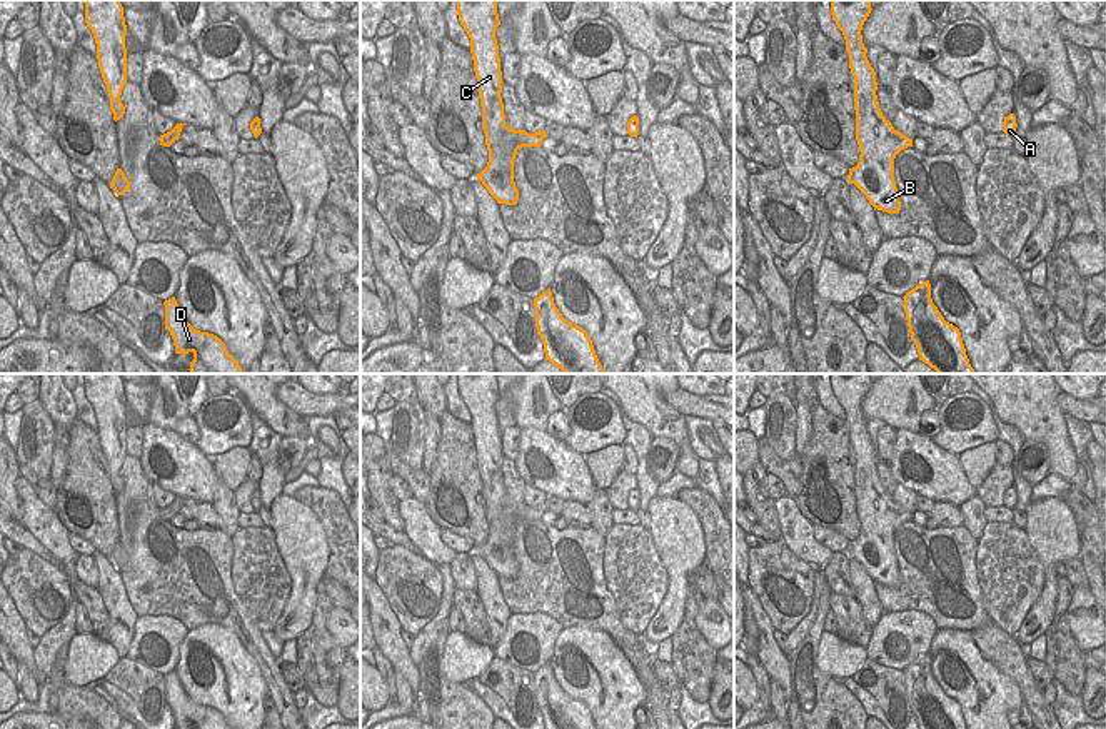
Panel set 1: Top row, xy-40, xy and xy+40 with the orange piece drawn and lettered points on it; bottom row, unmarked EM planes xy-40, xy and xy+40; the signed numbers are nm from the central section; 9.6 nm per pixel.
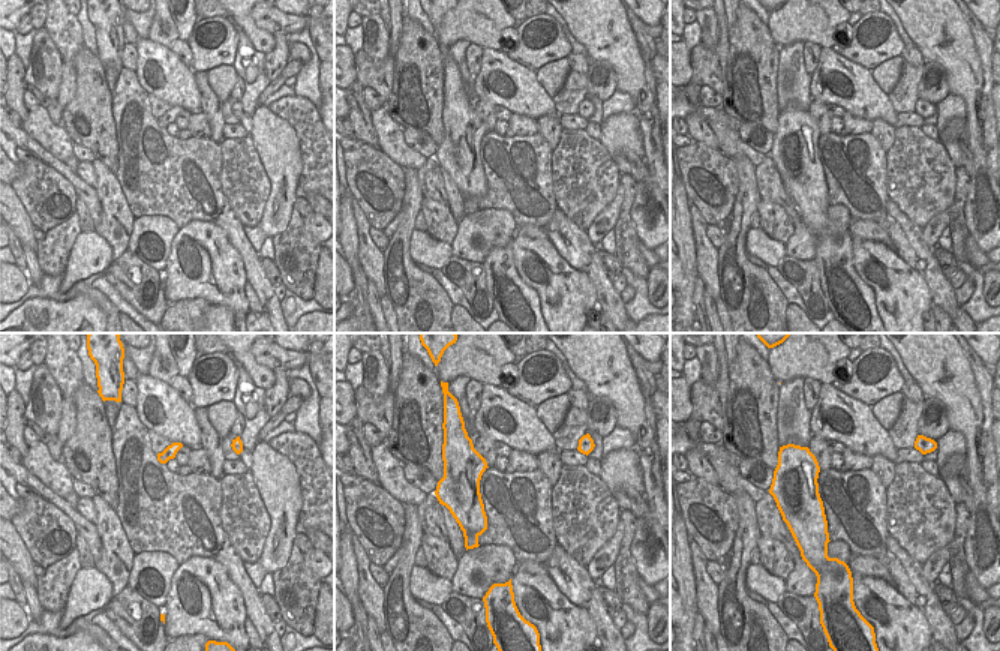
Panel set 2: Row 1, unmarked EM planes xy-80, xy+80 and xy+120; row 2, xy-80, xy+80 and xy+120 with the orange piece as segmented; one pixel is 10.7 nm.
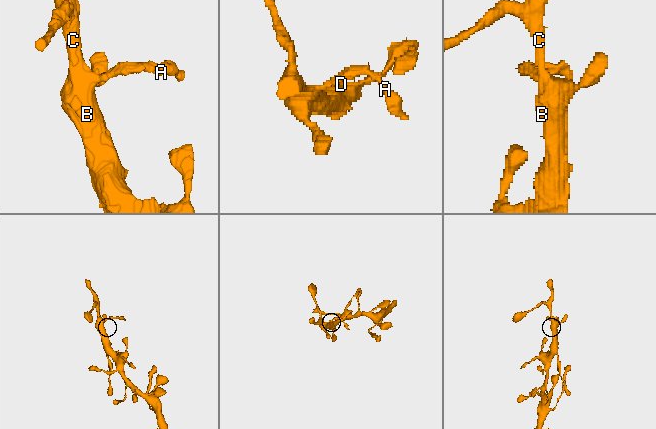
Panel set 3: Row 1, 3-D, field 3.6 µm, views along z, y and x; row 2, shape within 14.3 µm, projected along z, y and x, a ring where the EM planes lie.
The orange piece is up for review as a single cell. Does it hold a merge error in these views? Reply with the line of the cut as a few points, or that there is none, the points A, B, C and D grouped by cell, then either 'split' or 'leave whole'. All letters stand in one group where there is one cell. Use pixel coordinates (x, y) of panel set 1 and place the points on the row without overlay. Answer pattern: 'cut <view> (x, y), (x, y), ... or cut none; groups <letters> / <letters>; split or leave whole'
cut none; groups A B C D; leave whole

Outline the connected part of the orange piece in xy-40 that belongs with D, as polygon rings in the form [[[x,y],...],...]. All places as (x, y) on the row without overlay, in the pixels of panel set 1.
[[[175,671],[163,676],[165,704],[170,706],[175,727],[230,729],[225,717],[214,707],[195,704],[183,691]]]

